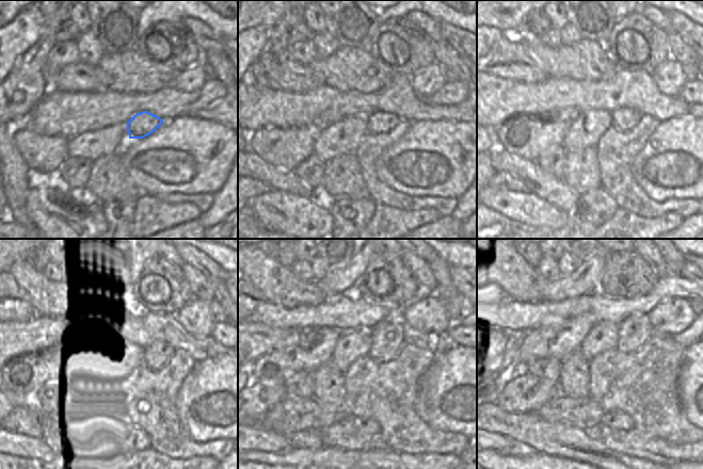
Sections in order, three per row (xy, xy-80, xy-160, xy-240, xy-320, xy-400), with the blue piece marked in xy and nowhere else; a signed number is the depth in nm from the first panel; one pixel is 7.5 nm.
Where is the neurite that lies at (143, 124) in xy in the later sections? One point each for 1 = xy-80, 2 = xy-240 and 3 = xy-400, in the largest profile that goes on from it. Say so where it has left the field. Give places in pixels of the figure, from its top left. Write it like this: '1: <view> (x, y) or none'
1: xy-80 (380, 123)
2: xy-240 (155, 356)
3: xy-400 (633, 332)

